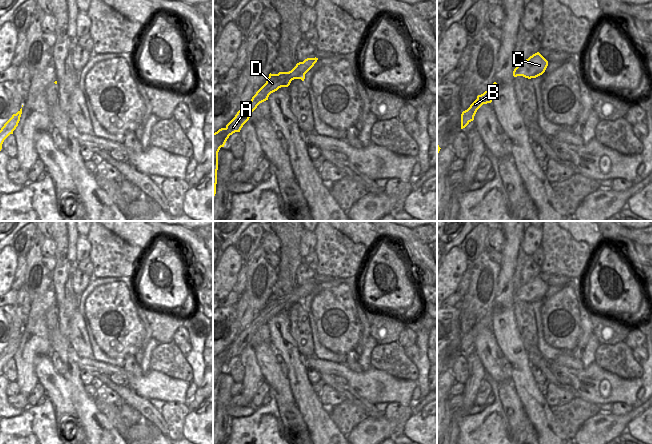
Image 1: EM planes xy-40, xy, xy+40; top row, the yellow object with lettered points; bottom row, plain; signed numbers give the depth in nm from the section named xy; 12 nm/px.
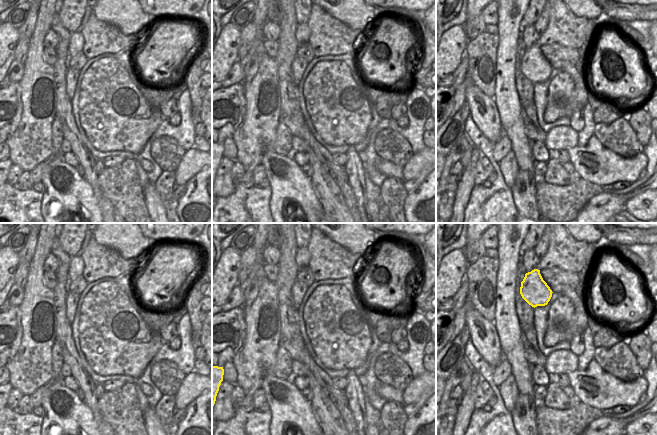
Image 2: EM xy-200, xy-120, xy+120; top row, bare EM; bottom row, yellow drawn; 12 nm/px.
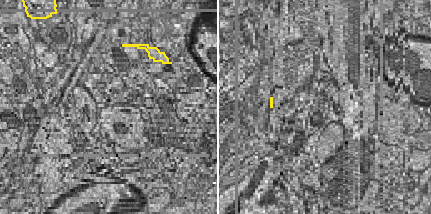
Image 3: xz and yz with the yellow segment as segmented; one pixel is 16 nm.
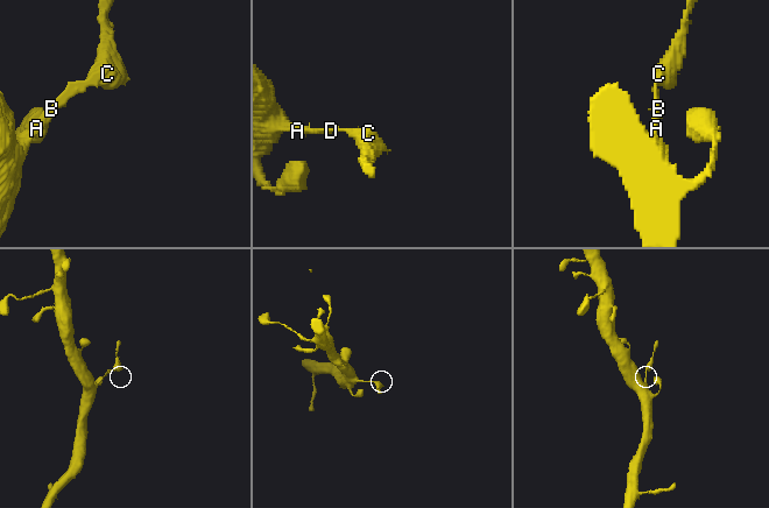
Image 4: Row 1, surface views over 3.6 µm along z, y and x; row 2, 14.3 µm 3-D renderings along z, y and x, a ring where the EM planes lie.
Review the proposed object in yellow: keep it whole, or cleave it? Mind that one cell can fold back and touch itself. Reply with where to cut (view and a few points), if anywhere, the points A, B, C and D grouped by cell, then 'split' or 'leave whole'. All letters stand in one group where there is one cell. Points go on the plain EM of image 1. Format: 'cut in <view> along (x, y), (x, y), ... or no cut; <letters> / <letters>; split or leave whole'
cut in xy along (272, 298), (285, 299), (289, 308); A B D / C; split

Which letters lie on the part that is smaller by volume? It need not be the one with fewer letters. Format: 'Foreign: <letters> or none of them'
Foreign: C

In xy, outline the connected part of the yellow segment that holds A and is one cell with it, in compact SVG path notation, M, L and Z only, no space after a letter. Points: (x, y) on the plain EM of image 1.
M269 298L266 307L256 316L252 323L240 332L235 341L226 349L213 357L213 423L216 418L217 394L218 394L218 376L224 371L227 363L235 356L240 356L243 349L249 344L252 336L257 330L268 324L271 317L281 311L288 311L289 303L283 299Z

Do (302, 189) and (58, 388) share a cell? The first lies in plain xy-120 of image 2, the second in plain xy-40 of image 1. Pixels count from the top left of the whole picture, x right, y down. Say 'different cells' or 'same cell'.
same cell

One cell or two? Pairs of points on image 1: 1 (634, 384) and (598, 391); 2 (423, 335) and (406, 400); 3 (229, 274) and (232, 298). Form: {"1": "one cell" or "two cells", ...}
{"1": "one cell", "2": "two cells", "3": "two cells"}

